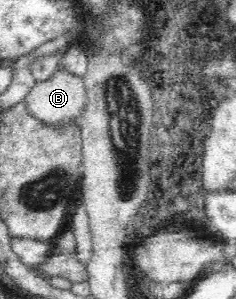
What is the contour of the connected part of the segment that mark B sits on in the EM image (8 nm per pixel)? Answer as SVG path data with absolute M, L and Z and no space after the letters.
M58 66L53 76L47 80L36 82L35 86L24 98L28 112L49 126L63 126L67 121L75 120L80 126L78 119L83 114L83 108L87 104L87 89L81 76L69 74L64 66Z

